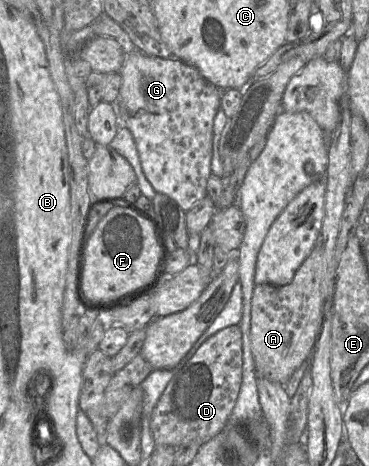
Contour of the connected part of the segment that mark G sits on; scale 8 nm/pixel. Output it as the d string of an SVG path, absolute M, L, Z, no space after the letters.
M138 49L126 55L125 62L120 70L122 84L119 95L114 104L119 116L119 127L127 127L133 135L136 148L139 154L143 173L156 192L163 193L173 200L185 211L189 211L195 203L208 195L207 181L212 174L211 161L213 155L213 123L219 109L221 109L221 95L224 91L219 90L207 82L192 65L180 59L165 59L157 56L150 56Z

